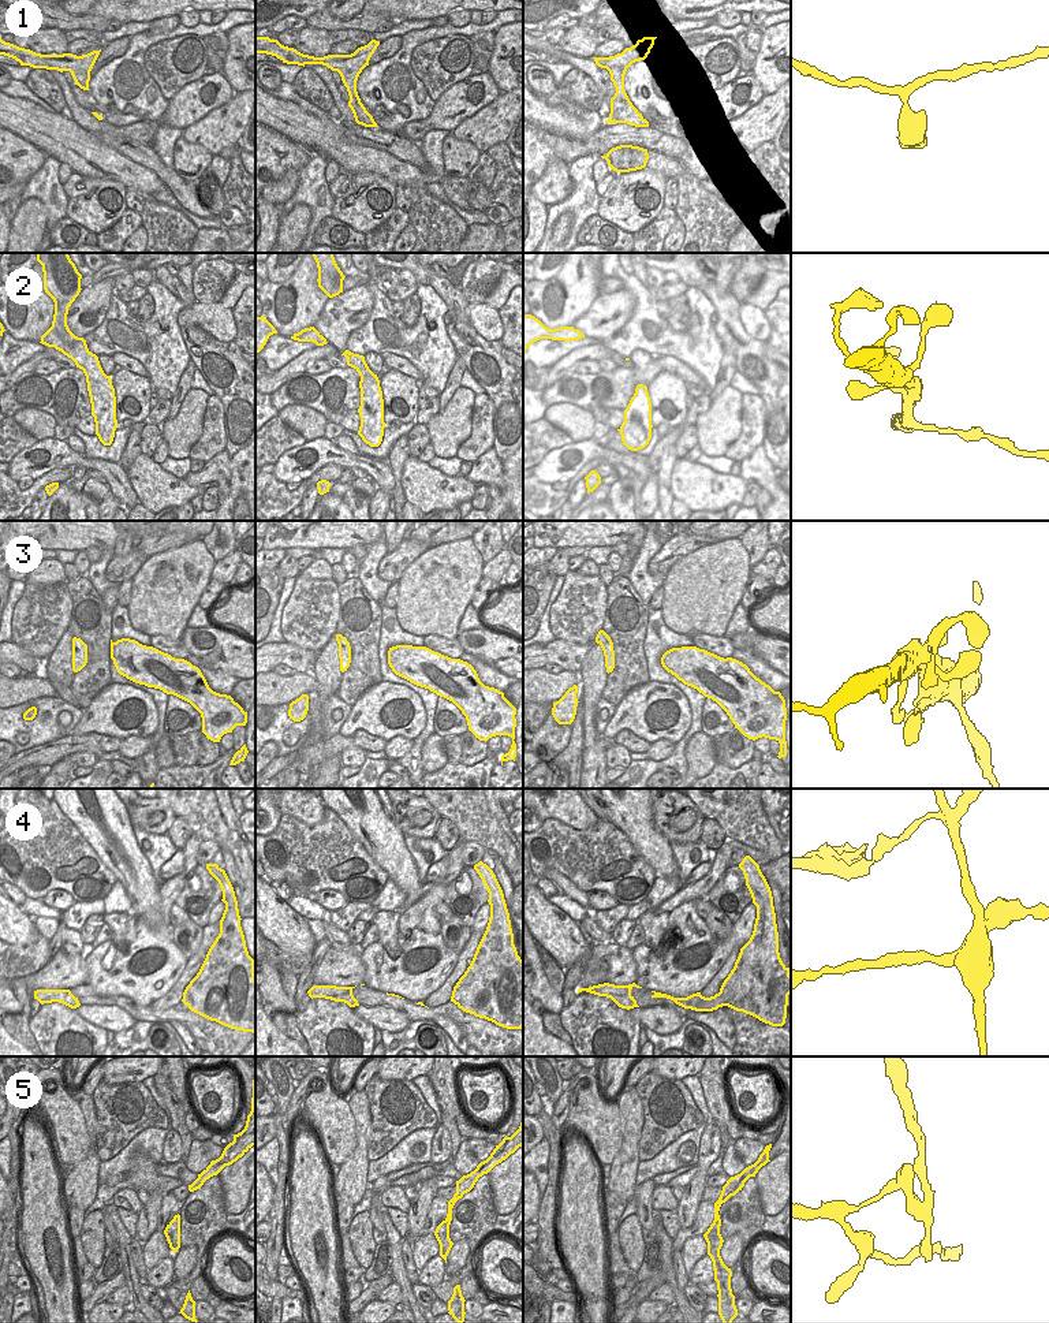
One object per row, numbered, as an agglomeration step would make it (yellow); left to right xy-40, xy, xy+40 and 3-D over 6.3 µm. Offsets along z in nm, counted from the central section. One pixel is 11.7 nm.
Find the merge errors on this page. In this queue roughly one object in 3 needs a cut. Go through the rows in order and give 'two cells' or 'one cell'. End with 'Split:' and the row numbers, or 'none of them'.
1: one cell
2: one cell
3: one cell
4: two cells
5: two cells
Split: 4, 5

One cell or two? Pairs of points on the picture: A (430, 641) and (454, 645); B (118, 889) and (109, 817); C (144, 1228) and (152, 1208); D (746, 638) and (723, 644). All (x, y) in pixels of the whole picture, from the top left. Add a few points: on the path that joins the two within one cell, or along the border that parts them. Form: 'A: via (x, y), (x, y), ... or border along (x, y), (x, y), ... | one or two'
A: via (436, 643), (448, 645) | one
B: border along (118, 880), (130, 899), (130, 912) | two
C: via (146, 1223), (149, 1212) | one
D: border along (730, 640), (735, 648) | two

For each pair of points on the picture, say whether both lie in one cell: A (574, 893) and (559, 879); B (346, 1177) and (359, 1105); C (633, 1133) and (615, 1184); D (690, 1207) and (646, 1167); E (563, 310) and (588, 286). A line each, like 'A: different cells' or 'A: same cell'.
A: same cell
B: same cell
C: same cell
D: different cells
E: same cell

